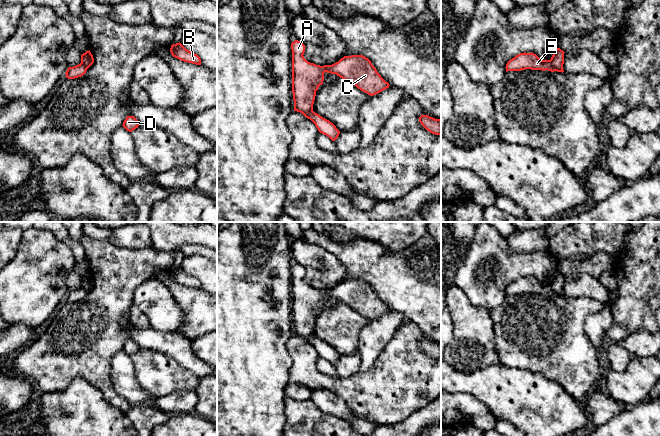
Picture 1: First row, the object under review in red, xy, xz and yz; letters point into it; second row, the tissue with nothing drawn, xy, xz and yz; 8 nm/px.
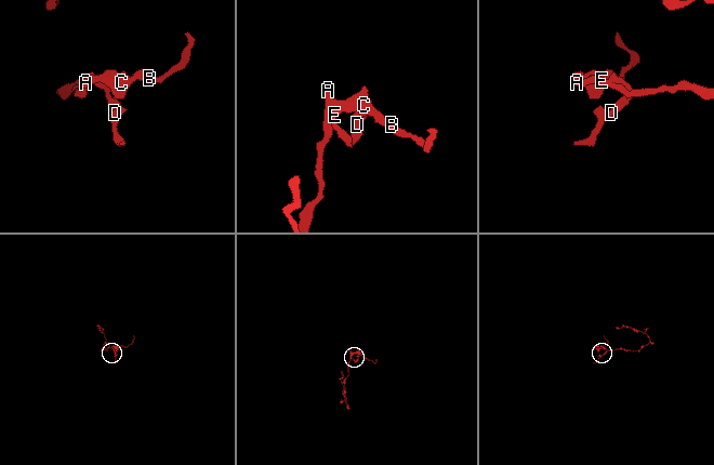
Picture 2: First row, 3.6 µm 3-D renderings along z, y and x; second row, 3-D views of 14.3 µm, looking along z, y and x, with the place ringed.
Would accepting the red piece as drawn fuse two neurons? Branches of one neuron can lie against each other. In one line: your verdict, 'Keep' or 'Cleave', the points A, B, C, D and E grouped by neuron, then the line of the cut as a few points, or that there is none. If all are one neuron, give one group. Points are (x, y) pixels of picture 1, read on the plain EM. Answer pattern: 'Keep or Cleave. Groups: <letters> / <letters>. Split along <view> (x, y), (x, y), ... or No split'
Cleave. Groups: A B C E / D. Split along yz (550, 283), (556, 292), (562, 293)

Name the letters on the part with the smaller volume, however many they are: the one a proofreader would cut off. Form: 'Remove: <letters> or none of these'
Remove: D

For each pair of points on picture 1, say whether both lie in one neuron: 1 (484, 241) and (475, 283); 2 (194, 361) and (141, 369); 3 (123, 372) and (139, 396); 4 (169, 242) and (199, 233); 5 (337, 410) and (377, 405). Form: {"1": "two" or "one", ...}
{"1": "one", "2": "two", "3": "one", "4": "one", "5": "two"}

